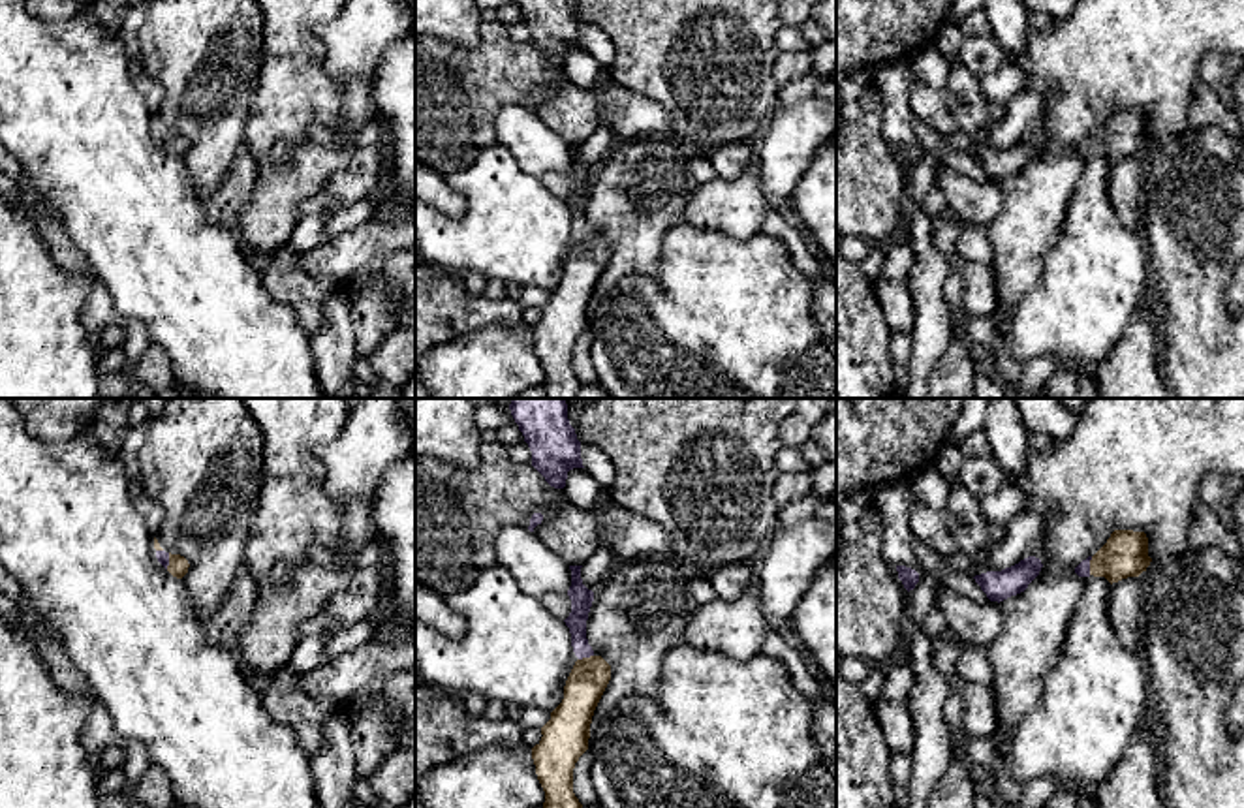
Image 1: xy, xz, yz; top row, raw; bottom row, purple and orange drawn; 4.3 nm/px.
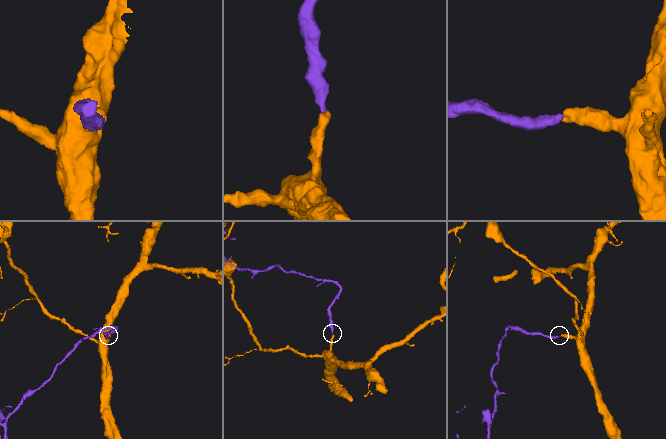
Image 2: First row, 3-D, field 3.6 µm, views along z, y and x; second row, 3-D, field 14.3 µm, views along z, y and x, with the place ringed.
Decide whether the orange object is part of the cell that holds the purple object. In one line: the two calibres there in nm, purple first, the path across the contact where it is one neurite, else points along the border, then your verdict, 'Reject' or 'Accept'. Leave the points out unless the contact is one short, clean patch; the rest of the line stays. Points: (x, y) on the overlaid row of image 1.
Thickness 60 nm (purple) against 190 nm. Path across: yz (1083, 570), (1088, 566), (1117, 560), (1124, 555). Accept

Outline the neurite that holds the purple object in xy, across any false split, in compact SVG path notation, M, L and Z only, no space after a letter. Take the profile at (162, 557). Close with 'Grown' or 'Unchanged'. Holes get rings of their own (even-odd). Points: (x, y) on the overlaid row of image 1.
M154 537L154 549L156 549L156 558L158 562L177 579L182 579L186 573L188 573L188 560L180 554L171 554L171 552L165 552L158 539Z. Grown

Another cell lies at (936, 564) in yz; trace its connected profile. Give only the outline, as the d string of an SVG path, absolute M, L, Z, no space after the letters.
M915 539L915 554L921 562L921 566L926 569L926 573L941 583L945 588L962 594L973 601L979 603L996 603L987 598L987 594L981 590L981 586L975 583L975 579L964 571L956 571L949 566L949 558L936 552L932 547L923 543L921 539Z

